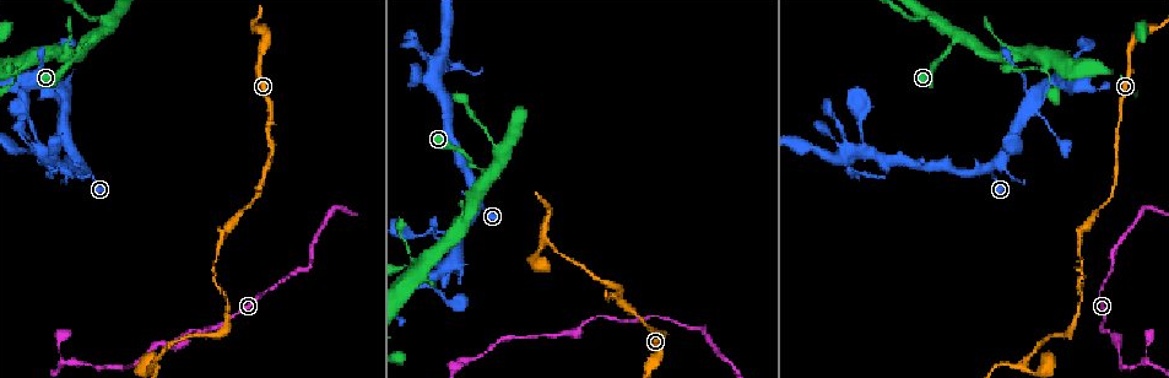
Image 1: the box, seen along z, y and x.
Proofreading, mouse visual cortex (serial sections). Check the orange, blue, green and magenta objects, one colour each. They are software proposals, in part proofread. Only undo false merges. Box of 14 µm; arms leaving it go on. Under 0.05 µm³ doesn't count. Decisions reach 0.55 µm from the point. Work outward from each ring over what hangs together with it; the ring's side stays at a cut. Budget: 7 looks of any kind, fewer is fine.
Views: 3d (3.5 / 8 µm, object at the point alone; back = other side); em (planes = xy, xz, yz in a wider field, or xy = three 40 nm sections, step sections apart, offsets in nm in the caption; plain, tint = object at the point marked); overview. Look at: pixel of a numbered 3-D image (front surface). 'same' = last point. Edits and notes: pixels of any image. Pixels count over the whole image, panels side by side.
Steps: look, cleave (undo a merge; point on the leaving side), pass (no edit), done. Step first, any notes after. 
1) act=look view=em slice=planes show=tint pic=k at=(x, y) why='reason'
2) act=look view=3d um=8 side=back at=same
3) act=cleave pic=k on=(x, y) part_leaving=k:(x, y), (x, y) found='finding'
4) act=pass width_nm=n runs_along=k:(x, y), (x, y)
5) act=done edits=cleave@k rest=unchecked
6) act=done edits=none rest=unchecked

act=look view=3d um=3.5 side=back pic=1 at=(58, 168) why='thick turns thin'

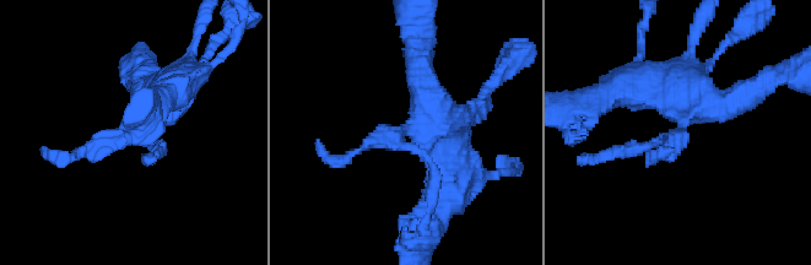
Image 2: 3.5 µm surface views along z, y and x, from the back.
act=look view=em slice=xy step=3 show=tint pic=2 at=(398, 131)

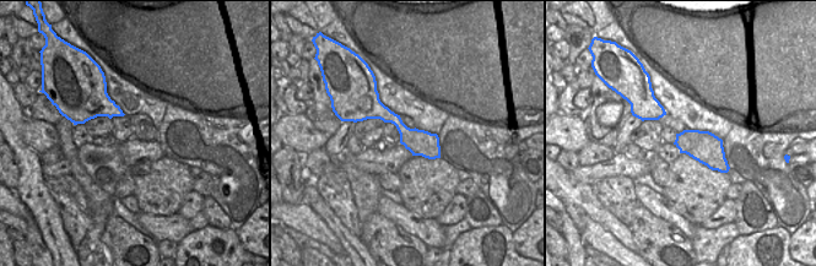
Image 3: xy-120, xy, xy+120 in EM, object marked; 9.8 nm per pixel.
act=pass runs_along=2:(169, 85), (120, 138), (57, 157) found='all the same cell'

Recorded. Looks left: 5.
act=look view=3d um=8 pic=1 at=(159, 359) why='calibre changes'

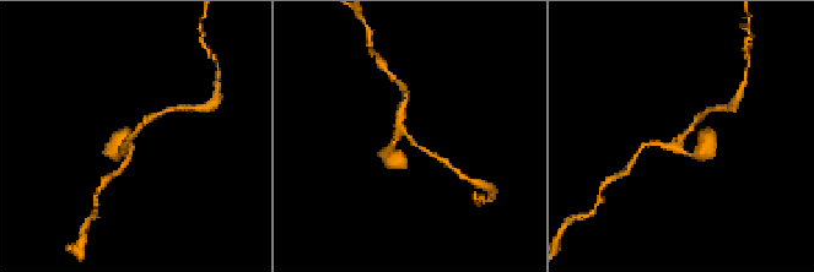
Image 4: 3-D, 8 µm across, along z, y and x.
act=look view=3d um=3.5 pic=4 at=(680, 140) why='closer look'

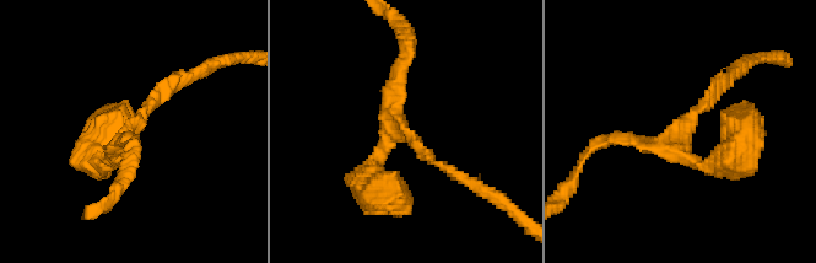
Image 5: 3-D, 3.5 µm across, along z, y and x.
act=look view=em slice=planes show=tint pic=5 at=(407, 132) arms=3 arm_widths_nm=150,150,200 why='need the tissue'

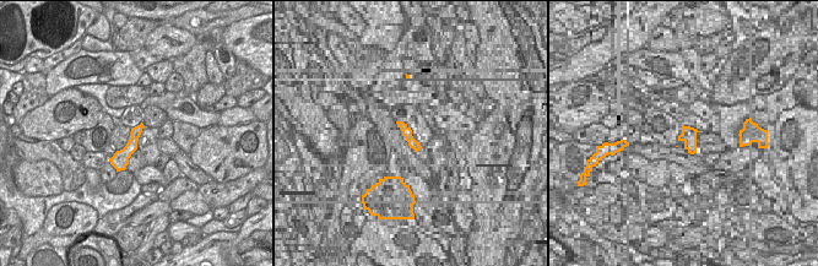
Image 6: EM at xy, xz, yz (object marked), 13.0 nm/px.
act=pass width_nm=160 runs_along=5:(183, 76), (108, 166), (96, 162) found='all the same cell'

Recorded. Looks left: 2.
act=look view=3d um=3.5 side=back pic=1 at=(68, 362) why='three-way junction'

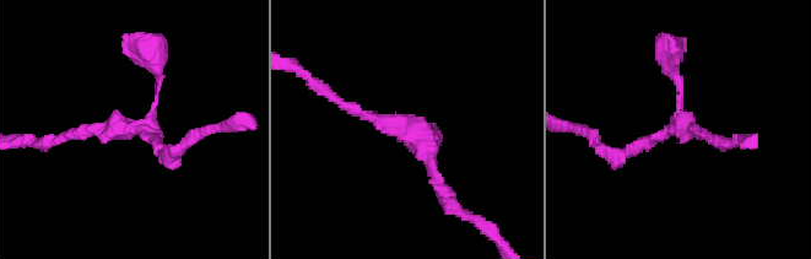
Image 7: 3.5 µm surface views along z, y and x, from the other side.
act=look view=em slice=xy step=1 show=tint pic=7 at=(684, 127) arms=3 arm_widths_nm=100,150,200

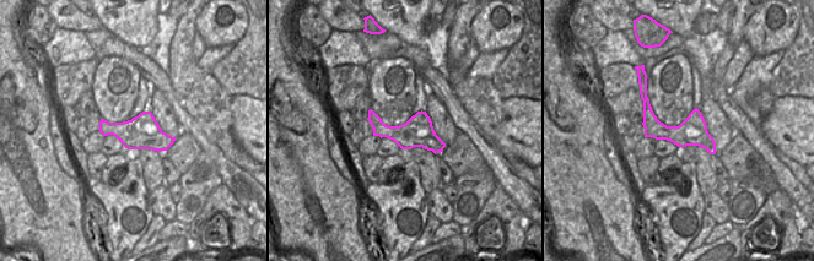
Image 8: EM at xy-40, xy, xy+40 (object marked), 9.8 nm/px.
act=pass width_nm=300 runs_along=8:(643, 94), (663, 132), (712, 151) found='continuous, no second cell'

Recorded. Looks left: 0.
act=done edits=none rest=unchecked

